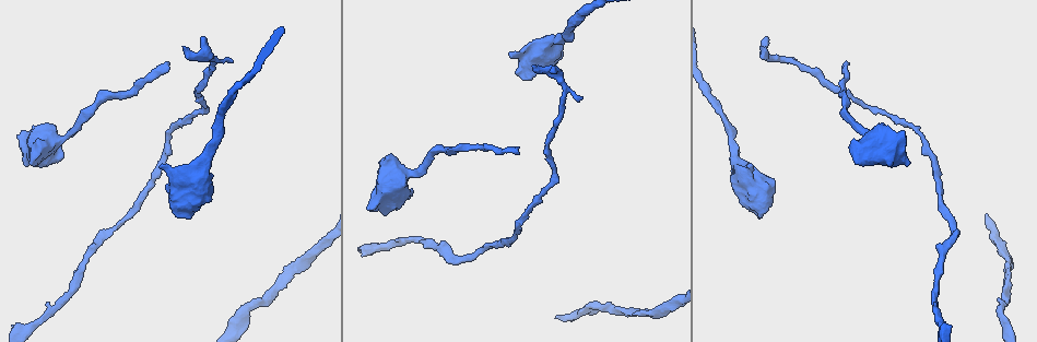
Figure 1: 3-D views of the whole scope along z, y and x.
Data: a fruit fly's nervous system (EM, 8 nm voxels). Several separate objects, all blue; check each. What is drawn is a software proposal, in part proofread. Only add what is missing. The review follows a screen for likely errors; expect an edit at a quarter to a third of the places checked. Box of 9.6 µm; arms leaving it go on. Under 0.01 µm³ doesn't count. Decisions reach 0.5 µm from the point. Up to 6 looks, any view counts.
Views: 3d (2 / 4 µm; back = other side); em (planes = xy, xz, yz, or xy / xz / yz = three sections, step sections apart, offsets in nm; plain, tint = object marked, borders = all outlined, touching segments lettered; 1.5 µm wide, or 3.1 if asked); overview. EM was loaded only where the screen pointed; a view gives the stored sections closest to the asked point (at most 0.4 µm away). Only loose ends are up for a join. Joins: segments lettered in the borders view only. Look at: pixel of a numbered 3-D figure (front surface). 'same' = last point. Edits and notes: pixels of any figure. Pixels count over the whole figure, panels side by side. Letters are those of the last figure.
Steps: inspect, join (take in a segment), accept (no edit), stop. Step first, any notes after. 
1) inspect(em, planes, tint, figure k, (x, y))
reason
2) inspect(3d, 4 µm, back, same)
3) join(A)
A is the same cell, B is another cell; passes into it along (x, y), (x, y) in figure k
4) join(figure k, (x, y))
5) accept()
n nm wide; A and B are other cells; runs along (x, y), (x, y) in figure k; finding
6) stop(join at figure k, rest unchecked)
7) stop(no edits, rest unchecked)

inspect(3d, 2 µm, figure 1, (748, 167))
an open end

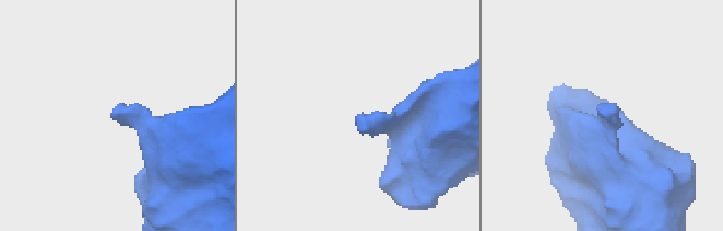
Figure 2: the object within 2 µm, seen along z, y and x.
inspect(em, planes, tint, figure 2, (113, 109))

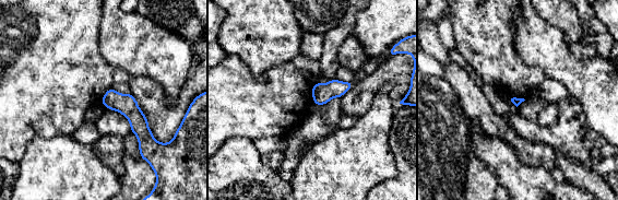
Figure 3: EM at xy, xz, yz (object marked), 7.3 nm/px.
inspect(em, planes, borders, same)
what lies round it

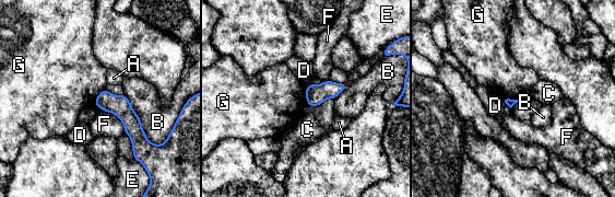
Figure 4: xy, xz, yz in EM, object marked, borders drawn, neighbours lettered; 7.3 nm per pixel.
accept()
A, B, C, D, E, F and G are other cells; runs along (104, 93), (130, 119), (139, 147) in figure 4; none of them fits

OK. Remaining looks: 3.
inspect(3d, 4 µm, figure 1, (550, 72))
tapers out

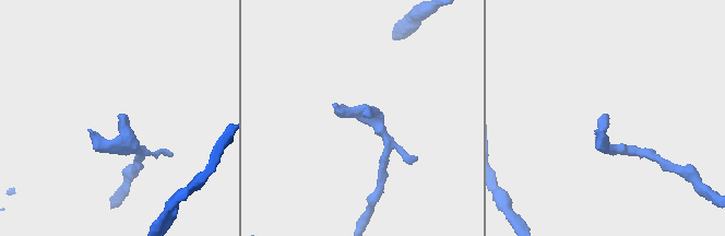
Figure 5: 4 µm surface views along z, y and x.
inspect(em, xz, step 4, borders, figure 5, (364, 115))
need the tissue

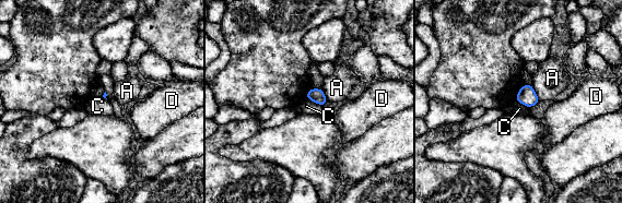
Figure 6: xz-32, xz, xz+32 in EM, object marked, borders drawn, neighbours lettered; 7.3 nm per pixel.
accept()
A, C and D are other cells; border along (305, 96), (323, 106) in figure 6; none of them fits

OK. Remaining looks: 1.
stop(no edits, rest unchecked)

